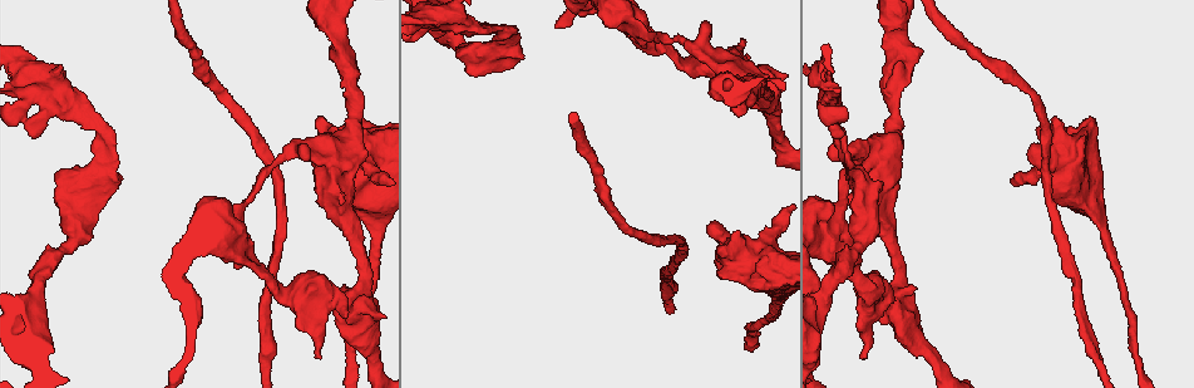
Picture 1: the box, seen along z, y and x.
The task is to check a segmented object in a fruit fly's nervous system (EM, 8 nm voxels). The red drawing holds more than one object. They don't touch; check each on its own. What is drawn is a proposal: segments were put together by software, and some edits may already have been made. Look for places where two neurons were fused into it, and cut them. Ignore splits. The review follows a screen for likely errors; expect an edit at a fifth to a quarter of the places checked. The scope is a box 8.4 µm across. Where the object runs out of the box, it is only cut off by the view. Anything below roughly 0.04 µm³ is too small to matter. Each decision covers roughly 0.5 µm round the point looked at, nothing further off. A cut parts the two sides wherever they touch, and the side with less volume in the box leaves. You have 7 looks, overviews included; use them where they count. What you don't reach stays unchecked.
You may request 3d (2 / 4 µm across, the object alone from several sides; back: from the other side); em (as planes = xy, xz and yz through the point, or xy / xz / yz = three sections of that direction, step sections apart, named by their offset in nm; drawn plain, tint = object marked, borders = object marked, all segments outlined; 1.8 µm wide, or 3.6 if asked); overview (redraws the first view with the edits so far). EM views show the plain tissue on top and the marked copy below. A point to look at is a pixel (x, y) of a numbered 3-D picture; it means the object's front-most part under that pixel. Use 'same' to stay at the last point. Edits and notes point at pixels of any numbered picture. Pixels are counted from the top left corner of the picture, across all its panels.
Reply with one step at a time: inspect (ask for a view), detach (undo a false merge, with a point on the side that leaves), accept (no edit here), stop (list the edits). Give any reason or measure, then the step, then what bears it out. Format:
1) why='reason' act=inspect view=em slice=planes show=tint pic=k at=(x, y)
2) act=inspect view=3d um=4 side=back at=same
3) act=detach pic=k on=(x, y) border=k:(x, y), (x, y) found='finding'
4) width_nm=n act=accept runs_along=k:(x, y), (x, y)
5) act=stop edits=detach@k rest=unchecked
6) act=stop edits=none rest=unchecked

why='thick turns thin' act=inspect view=em slice=planes show=tint pic=1 at=(425, 19)

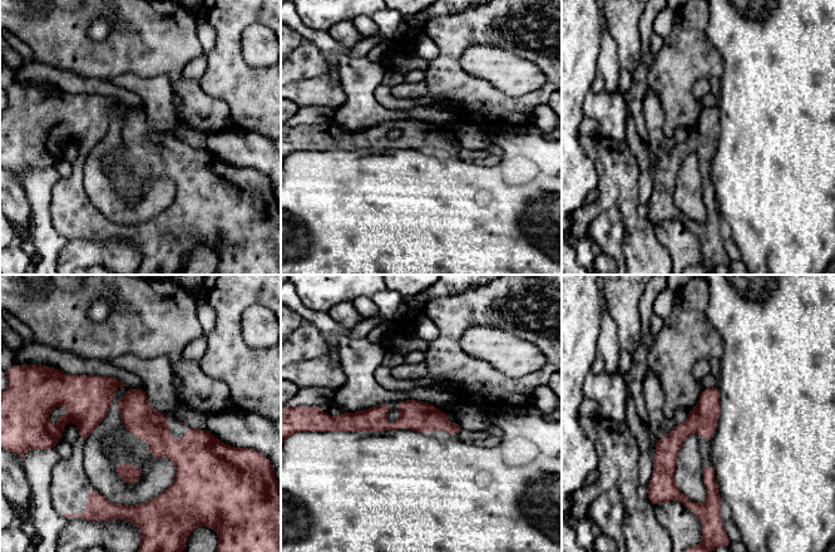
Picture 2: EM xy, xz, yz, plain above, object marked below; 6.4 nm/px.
act=accept found='one neuron here'

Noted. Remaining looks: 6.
why='thin arm on a thick one' act=inspect view=em um=3.6 slice=xy step=4 show=tint pic=1 at=(231, 229)

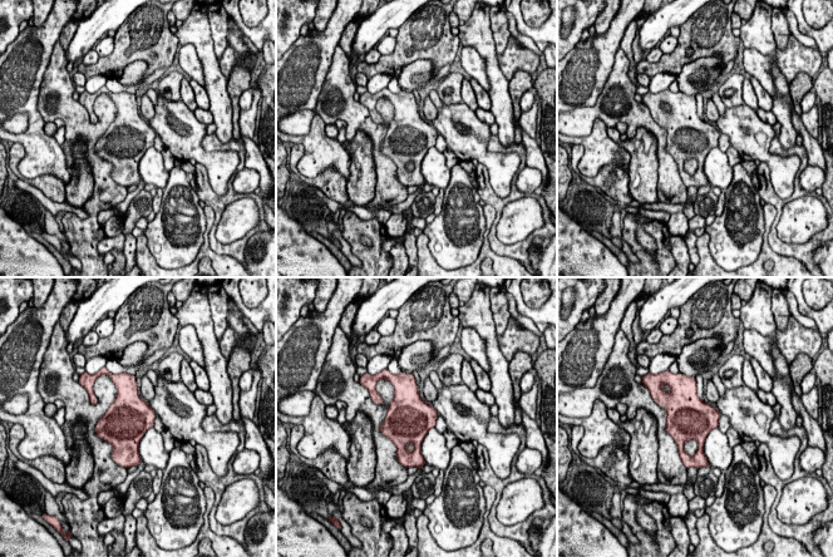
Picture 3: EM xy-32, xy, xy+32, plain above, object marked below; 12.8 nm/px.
act=accept found='continuous, no second neuron'

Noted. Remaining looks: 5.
why='abrupt turn' act=inspect view=em slice=planes show=tint pic=1 at=(332, 23)

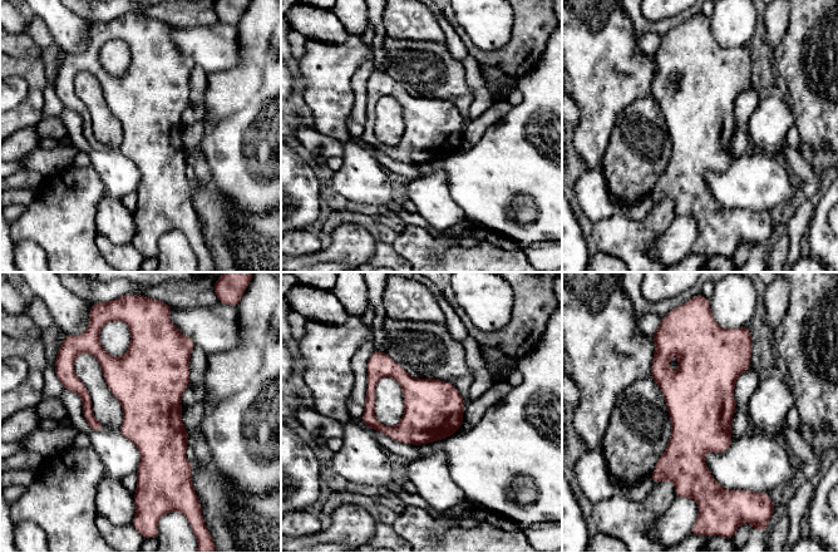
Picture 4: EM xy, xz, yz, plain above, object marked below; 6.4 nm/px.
act=accept found='continuous, no second neuron'

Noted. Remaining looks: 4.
act=stop edits=none rest=unchecked

